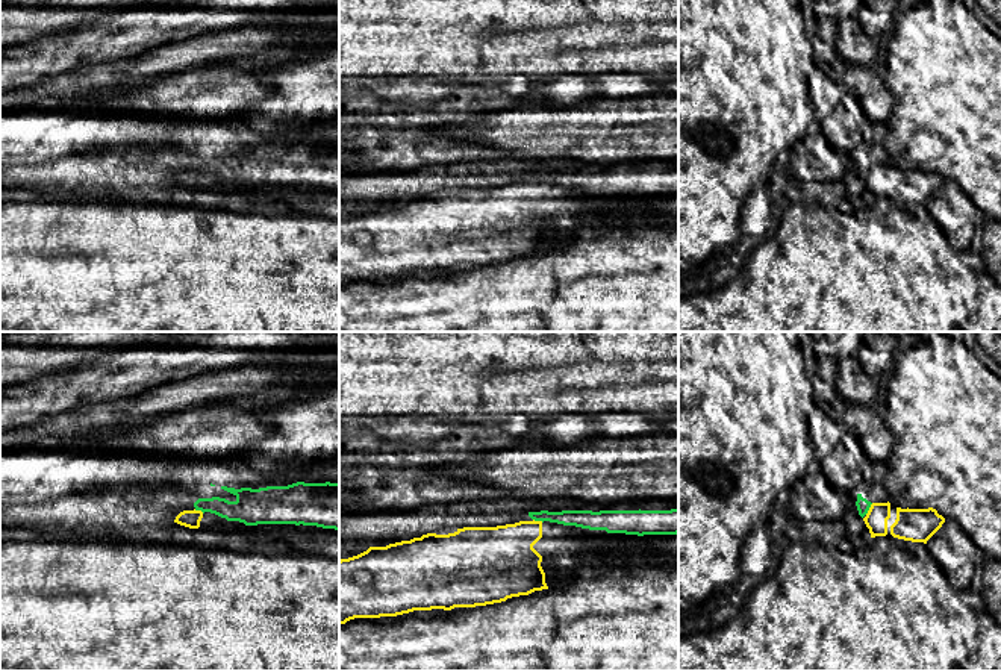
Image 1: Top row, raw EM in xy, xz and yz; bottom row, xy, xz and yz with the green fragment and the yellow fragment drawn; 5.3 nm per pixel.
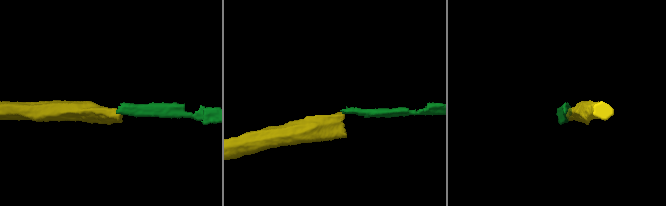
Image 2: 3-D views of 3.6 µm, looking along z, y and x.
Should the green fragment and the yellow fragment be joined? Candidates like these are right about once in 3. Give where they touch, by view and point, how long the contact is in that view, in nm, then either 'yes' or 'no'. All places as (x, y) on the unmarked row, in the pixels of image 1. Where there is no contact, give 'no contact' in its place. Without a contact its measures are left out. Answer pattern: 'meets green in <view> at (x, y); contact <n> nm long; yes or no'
meets green in yz at (868, 170); contact 80 nm long; no

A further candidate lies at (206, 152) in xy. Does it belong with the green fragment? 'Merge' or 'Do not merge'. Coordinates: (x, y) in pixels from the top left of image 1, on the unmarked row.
Merge

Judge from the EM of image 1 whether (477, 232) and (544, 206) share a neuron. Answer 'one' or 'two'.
one

